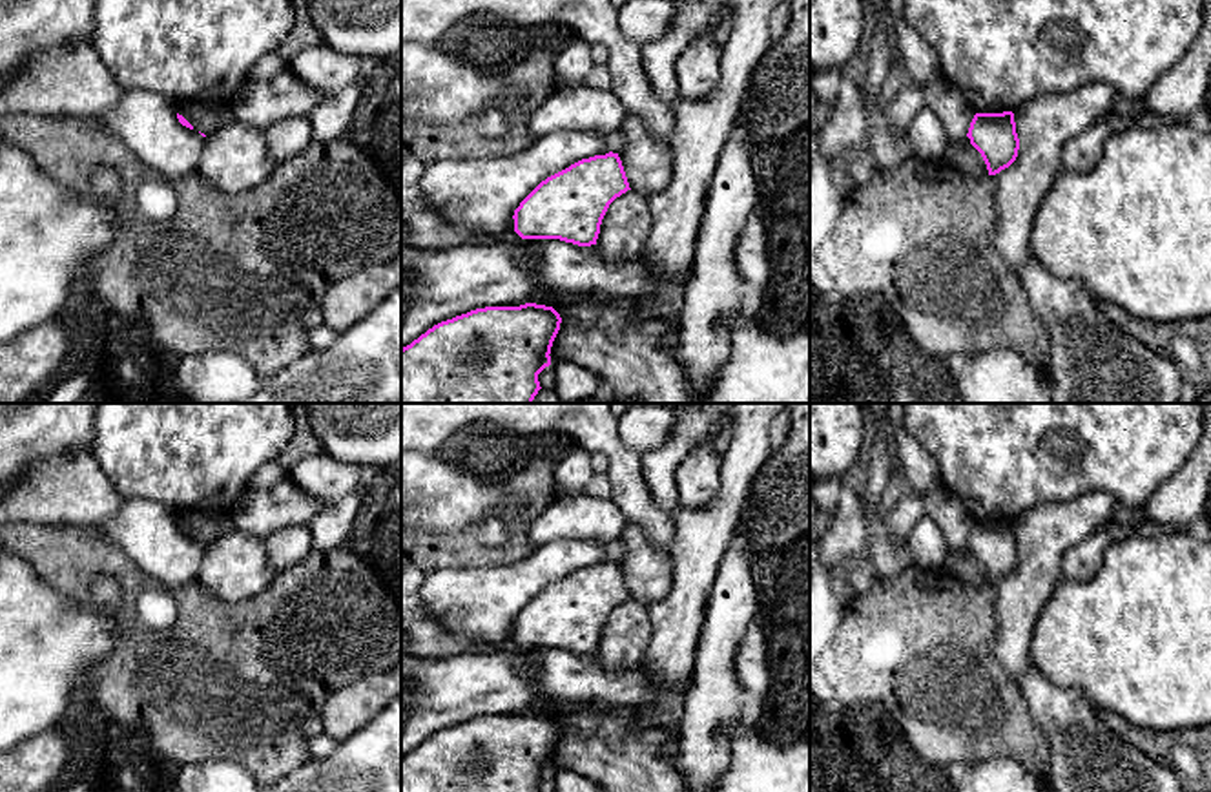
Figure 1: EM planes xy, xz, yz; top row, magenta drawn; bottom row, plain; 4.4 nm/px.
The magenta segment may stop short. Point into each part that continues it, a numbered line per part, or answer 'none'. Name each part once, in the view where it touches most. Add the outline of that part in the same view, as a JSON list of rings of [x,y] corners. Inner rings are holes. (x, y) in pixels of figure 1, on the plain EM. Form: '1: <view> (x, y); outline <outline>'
none

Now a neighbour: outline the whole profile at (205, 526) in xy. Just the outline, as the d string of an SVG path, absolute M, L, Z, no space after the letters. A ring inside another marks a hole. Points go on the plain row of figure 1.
M182 511L175 513L193 538L210 544L233 527L232 515L213 515L206 511Z

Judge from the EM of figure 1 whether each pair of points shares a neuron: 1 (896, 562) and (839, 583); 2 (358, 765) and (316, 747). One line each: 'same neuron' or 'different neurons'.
1: different neurons
2: different neurons

